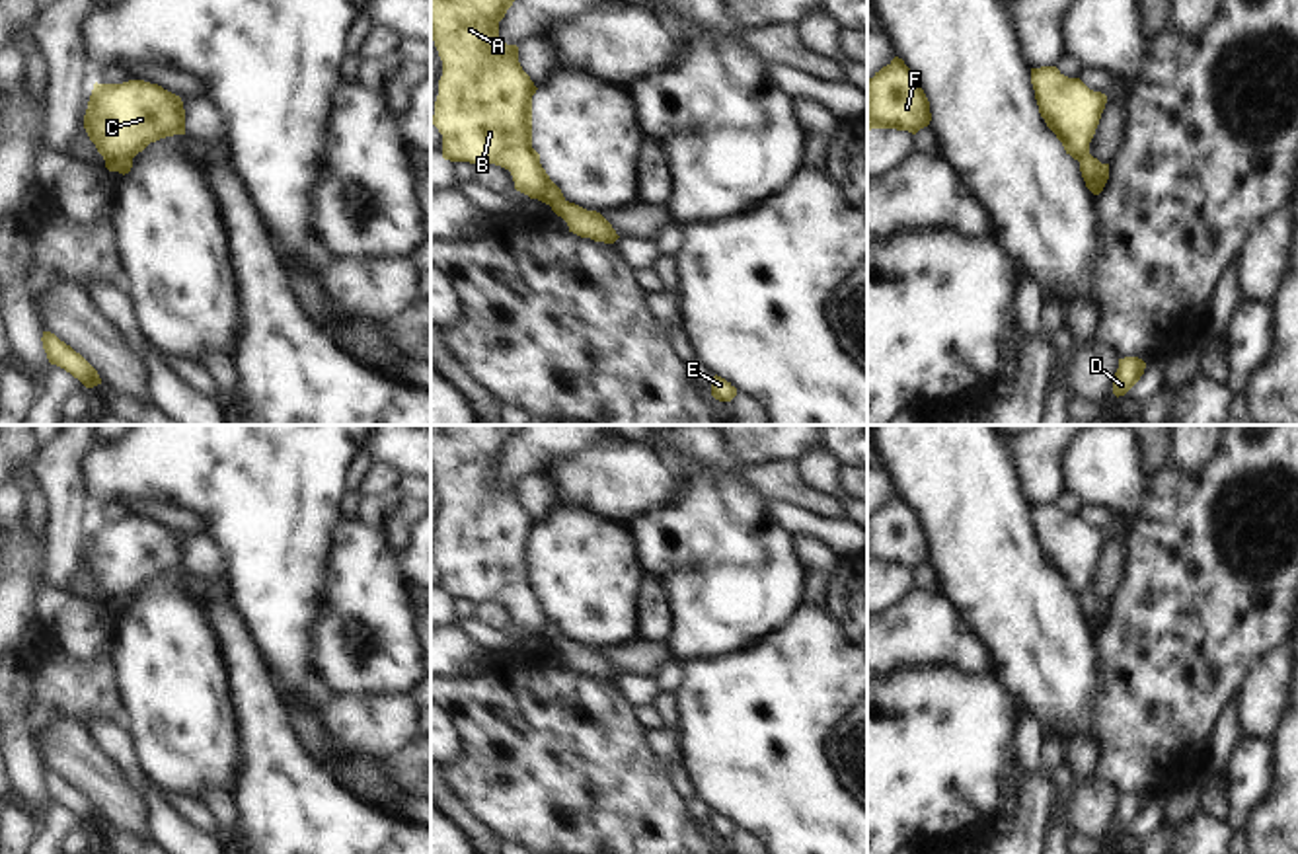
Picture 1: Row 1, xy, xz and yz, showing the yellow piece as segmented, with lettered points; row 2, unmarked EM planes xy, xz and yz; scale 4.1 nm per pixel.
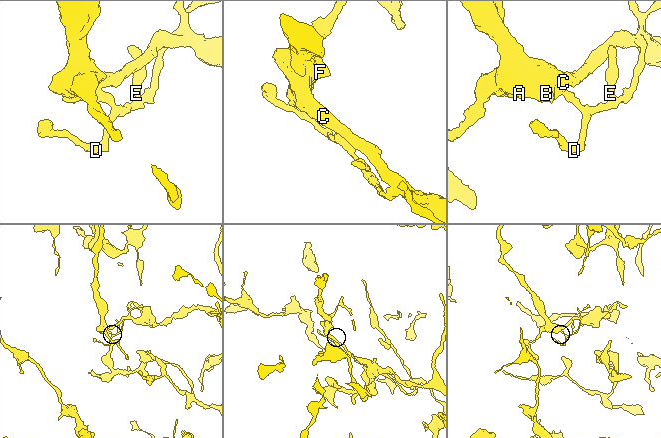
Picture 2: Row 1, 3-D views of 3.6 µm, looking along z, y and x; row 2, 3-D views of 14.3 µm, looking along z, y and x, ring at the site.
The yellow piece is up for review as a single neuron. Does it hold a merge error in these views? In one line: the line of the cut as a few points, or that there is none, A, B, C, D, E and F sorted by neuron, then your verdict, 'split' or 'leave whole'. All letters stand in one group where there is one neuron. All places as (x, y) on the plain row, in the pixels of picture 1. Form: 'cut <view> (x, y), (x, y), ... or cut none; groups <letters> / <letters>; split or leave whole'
cut xz (564, 634), (550, 642); groups A B C F / D E; split

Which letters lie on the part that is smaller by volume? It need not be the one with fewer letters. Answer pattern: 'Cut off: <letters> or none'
Cut off: D, E

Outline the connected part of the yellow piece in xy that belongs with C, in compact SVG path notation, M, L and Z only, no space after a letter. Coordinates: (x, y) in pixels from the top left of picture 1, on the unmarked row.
M129 517L94 521L84 565L109 608L133 597L150 579L185 571L185 546L179 532L158 521Z

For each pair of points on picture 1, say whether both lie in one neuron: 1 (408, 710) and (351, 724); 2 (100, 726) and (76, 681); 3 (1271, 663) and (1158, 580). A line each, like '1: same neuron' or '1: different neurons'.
1: same neuron
2: different neurons
3: different neurons

